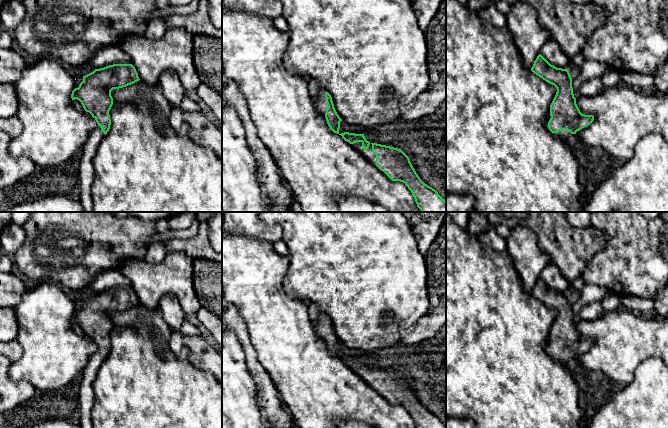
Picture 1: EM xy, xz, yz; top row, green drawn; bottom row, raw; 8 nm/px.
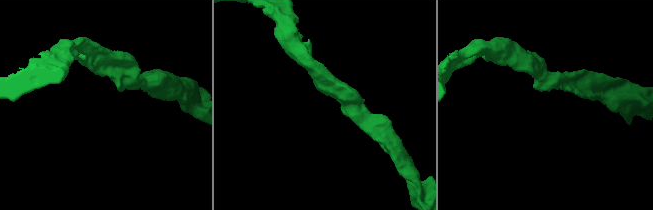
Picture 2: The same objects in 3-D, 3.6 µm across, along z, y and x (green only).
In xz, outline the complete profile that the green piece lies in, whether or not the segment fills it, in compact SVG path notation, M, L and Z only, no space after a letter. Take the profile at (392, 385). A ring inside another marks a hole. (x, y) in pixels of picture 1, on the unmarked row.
M344 356L339 359L392 405L403 406L411 415L416 428L446 428L435 413L420 403L409 381L402 374L371 367L366 364L364 358Z

